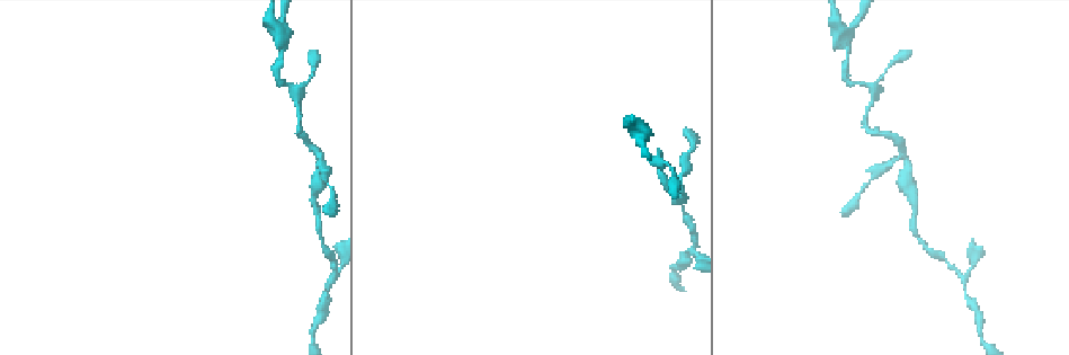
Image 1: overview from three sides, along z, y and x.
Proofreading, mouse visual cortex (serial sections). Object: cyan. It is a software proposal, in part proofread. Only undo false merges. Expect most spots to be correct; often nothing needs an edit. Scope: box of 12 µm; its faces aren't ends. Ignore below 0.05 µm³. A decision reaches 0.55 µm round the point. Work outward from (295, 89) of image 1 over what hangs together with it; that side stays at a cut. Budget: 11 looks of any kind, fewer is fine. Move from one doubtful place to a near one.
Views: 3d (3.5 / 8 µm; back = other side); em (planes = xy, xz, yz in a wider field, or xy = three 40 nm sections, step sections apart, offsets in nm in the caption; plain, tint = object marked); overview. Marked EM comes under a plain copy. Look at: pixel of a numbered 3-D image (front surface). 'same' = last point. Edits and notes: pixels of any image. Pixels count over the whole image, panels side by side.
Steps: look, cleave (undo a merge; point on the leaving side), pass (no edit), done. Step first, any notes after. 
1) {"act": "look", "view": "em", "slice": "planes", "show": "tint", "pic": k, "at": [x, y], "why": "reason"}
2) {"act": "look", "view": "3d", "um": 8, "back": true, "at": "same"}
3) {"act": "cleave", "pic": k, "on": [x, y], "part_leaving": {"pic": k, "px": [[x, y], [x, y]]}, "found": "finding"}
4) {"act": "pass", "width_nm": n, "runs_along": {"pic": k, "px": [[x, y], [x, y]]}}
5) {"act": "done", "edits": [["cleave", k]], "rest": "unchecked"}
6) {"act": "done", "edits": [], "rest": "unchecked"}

{"act": "look", "view": "3d", "um": 8, "pic": 1, "at": [901, 148], "why": "three-way junction"}

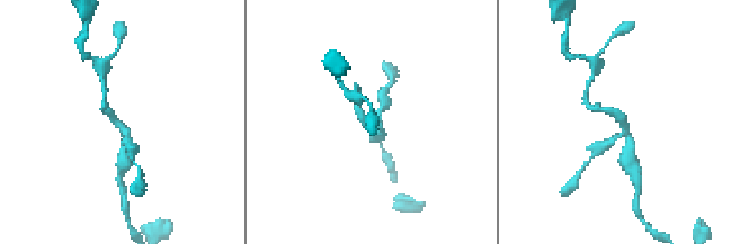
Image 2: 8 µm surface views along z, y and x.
{"act": "look", "view": "em", "slice": "xy", "step": 5, "show": "tint", "pic": 2, "at": [116, 124], "why": "shape alone is not enough"}

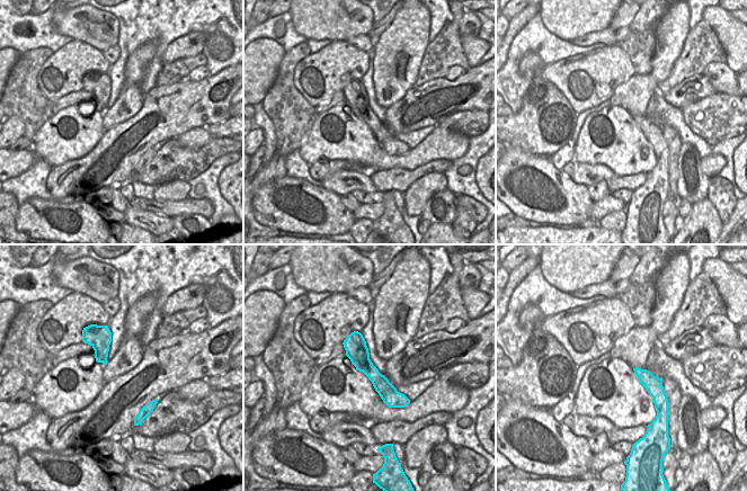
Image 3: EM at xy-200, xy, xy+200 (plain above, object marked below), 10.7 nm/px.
{"act": "pass", "arm_widths_nm": [150, 200, 250], "runs_along": {"pic": 2, "px": [[604, 110], [623, 119], [630, 150]]}, "found": "continuous, no second cell"}

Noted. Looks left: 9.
{"act": "look", "view": "3d", "um": 3.5, "pic": 1, "at": [287, 35], "why": "arms part here"}

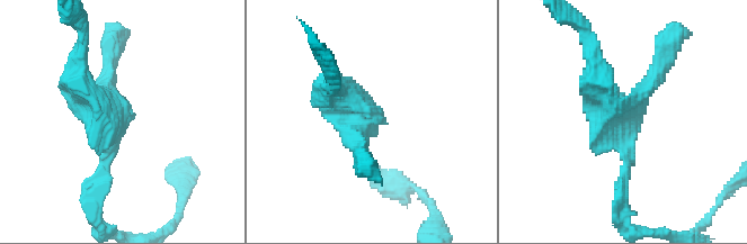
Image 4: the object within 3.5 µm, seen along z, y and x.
{"act": "look", "view": "em", "slice": "xy", "step": 5, "show": "tint", "pic": 4, "at": [368, 112], "why": "shape alone is not enough"}

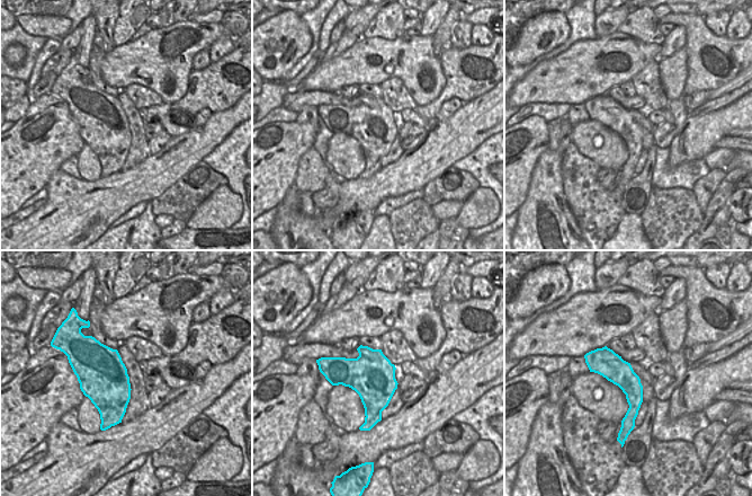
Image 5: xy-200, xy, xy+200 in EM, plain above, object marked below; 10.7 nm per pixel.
{"act": "pass", "runs_along": {"pic": 4, "px": [[622, 187], [628, 142], [595, 63]]}, "found": "one cell here"}

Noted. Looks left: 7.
{"act": "look", "view": "3d", "um": 3.5, "pic": 1, "at": [312, 60], "why": "sudden change in width"}

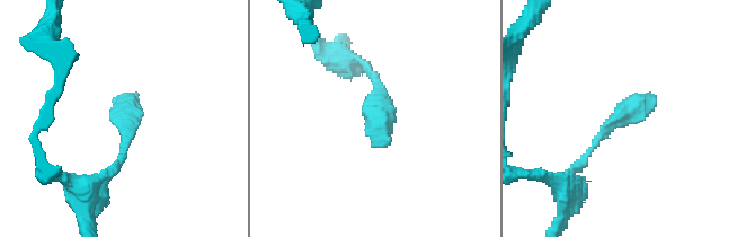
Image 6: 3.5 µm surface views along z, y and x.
{"act": "look", "view": "em", "slice": "xy", "step": 3, "show": "tint", "pic": 6, "at": [375, 101], "why": "shape alone is not enough"}

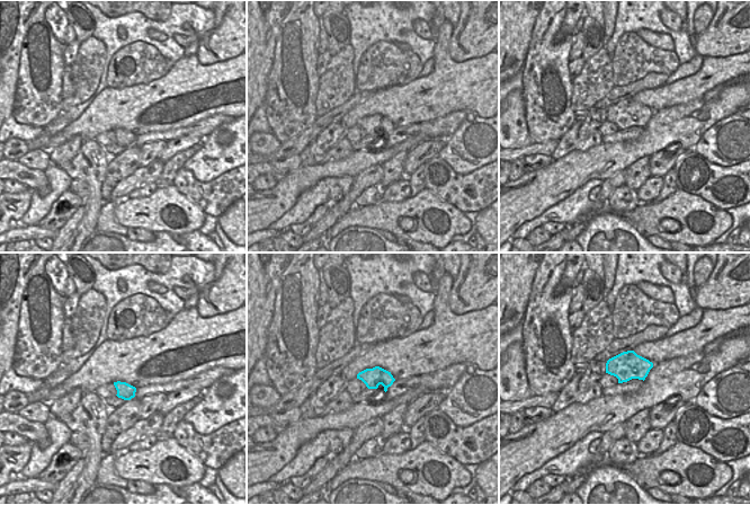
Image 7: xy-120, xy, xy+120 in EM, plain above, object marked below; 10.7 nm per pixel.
{"act": "look", "view": "em", "slice": "xy", "step": 2, "show": "tint", "at": "same", "why": "cut it another way"}

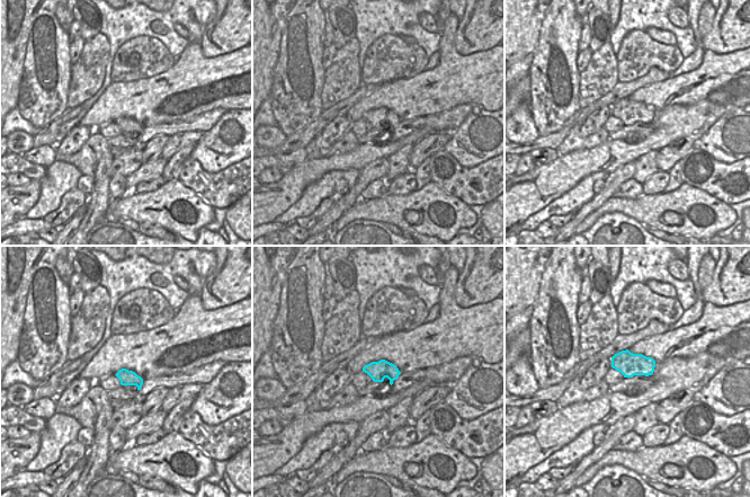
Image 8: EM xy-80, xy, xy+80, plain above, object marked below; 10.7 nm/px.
{"act": "pass", "runs_along": {"pic": 6, "px": [[569, 176], [610, 124], [656, 97]]}, "found": "all the same cell"}

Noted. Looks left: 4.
{"act": "look", "view": "3d", "um": 8, "pic": 1, "at": [686, 255], "why": "a narrow waist"}

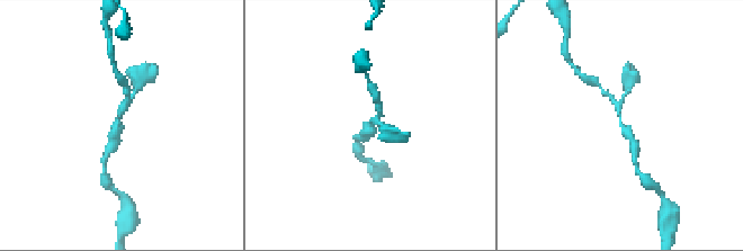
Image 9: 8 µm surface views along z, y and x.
{"act": "look", "view": "em", "slice": "xy", "step": 2, "show": "tint", "pic": 9, "at": [368, 127], "arm_widths_nm": [250, 300]}

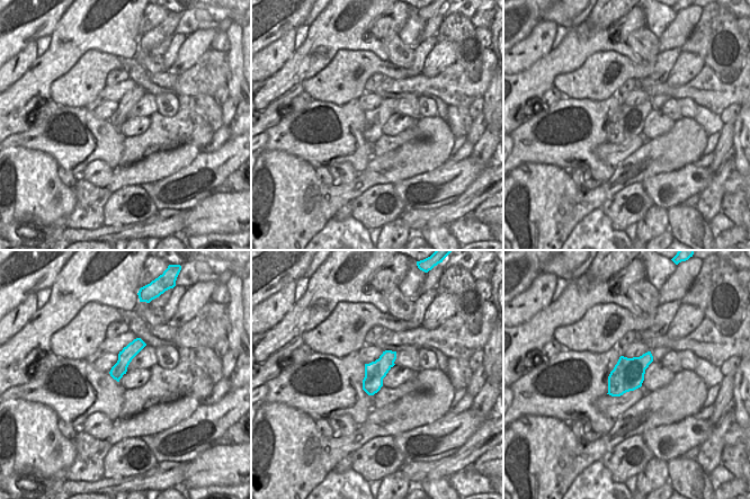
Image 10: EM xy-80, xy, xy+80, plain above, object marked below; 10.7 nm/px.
{"act": "pass", "runs_along": {"pic": 10, "px": [[139, 341], [125, 356], [116, 376]]}, "found": "all the same cell"}

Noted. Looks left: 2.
{"act": "done", "edits": [], "rest": "unchecked"}

